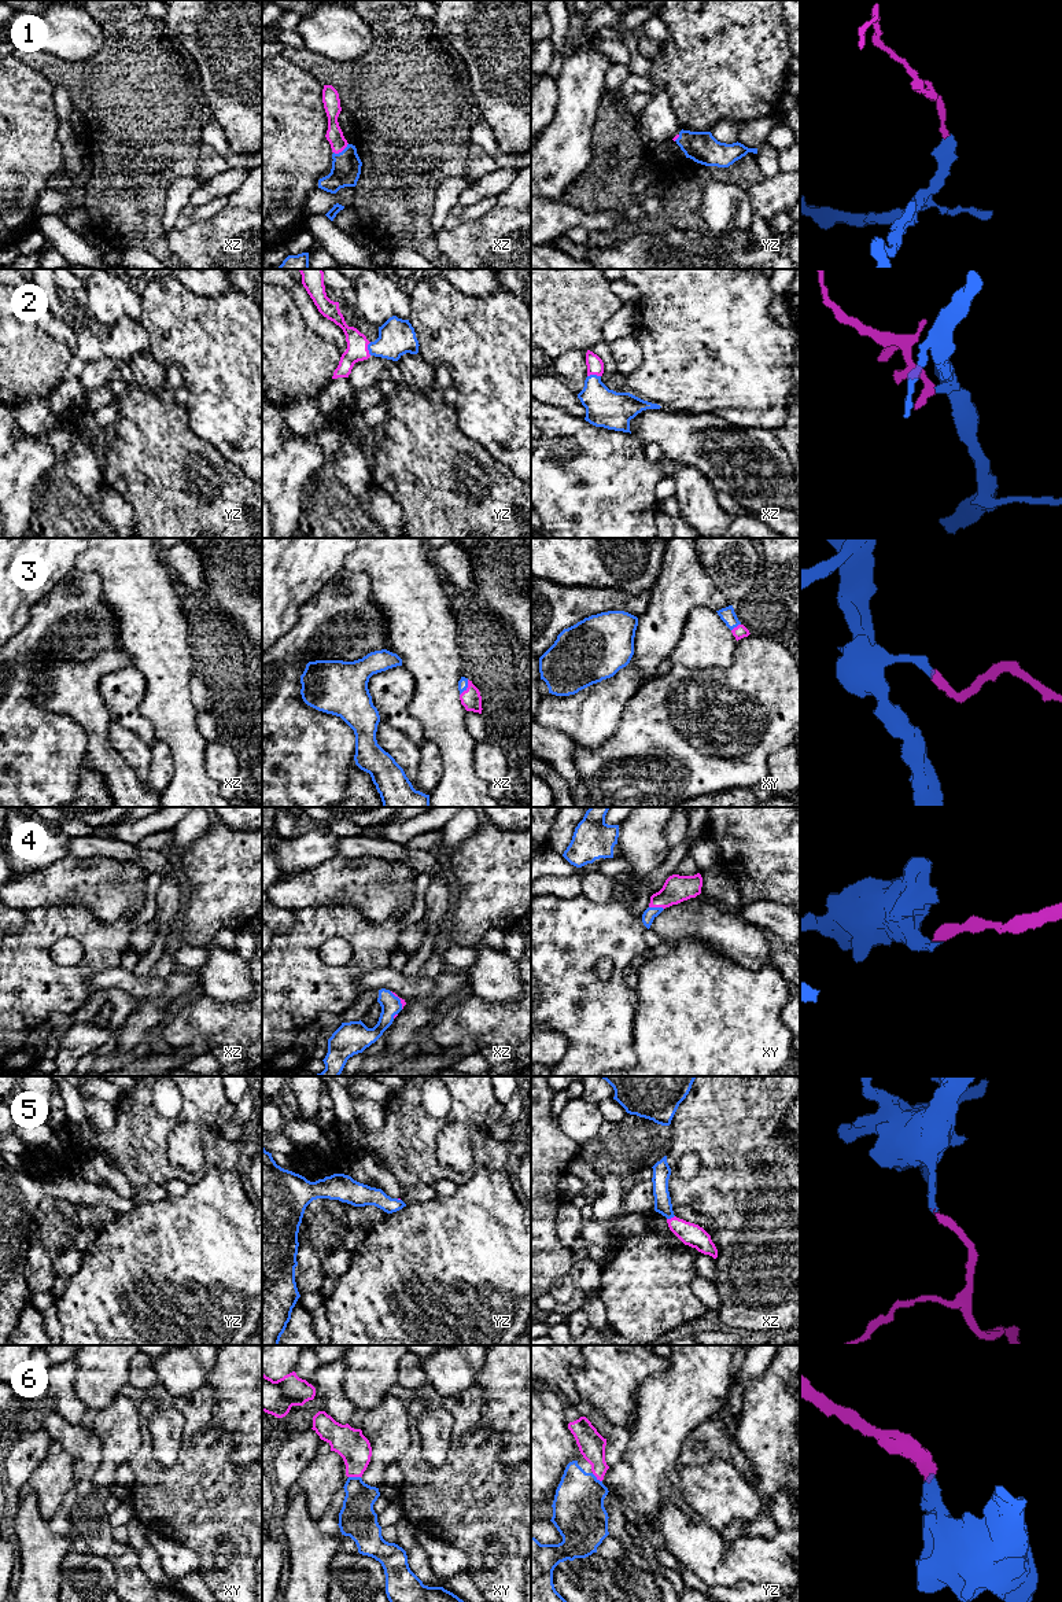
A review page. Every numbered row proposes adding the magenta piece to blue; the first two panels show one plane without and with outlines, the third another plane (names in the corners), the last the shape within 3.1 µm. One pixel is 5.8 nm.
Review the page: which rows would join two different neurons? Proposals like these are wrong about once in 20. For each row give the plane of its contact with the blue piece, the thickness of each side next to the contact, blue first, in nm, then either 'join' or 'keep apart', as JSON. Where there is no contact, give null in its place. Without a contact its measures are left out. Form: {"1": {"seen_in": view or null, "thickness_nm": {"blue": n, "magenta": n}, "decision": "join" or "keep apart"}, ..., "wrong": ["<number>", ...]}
{"1": {"seen_in": "xz", "thickness_nm": {"blue": 180, "magenta": 100}, "decision": "join"}, "2": {"seen_in": "yz", "thickness_nm": {"blue": 220, "magenta": 130}, "decision": "join"}, "3": {"seen_in": "xz", "thickness_nm": {"blue": 60, "magenta": 120}, "decision": "join"}, "4": {"seen_in": "xy", "thickness_nm": {"blue": 70, "magenta": 160}, "decision": "join"}, "5": {"seen_in": "xz", "thickness_nm": {"blue": 100, "magenta": 130}, "decision": "join"}, "6": {"seen_in": "xy", "thickness_nm": {"blue": 220, "magenta": 180}, "decision": "join"}, "wrong": []}

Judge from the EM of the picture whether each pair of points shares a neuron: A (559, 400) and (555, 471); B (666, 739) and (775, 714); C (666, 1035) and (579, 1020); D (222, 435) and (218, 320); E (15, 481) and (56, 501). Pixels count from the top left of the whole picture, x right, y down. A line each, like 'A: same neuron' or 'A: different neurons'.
A: different neurons
B: same neuron
C: different neurons
D: same neuron
E: different neurons

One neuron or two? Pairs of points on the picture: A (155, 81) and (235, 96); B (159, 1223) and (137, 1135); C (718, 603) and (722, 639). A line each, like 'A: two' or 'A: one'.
A: two
B: two
C: two

